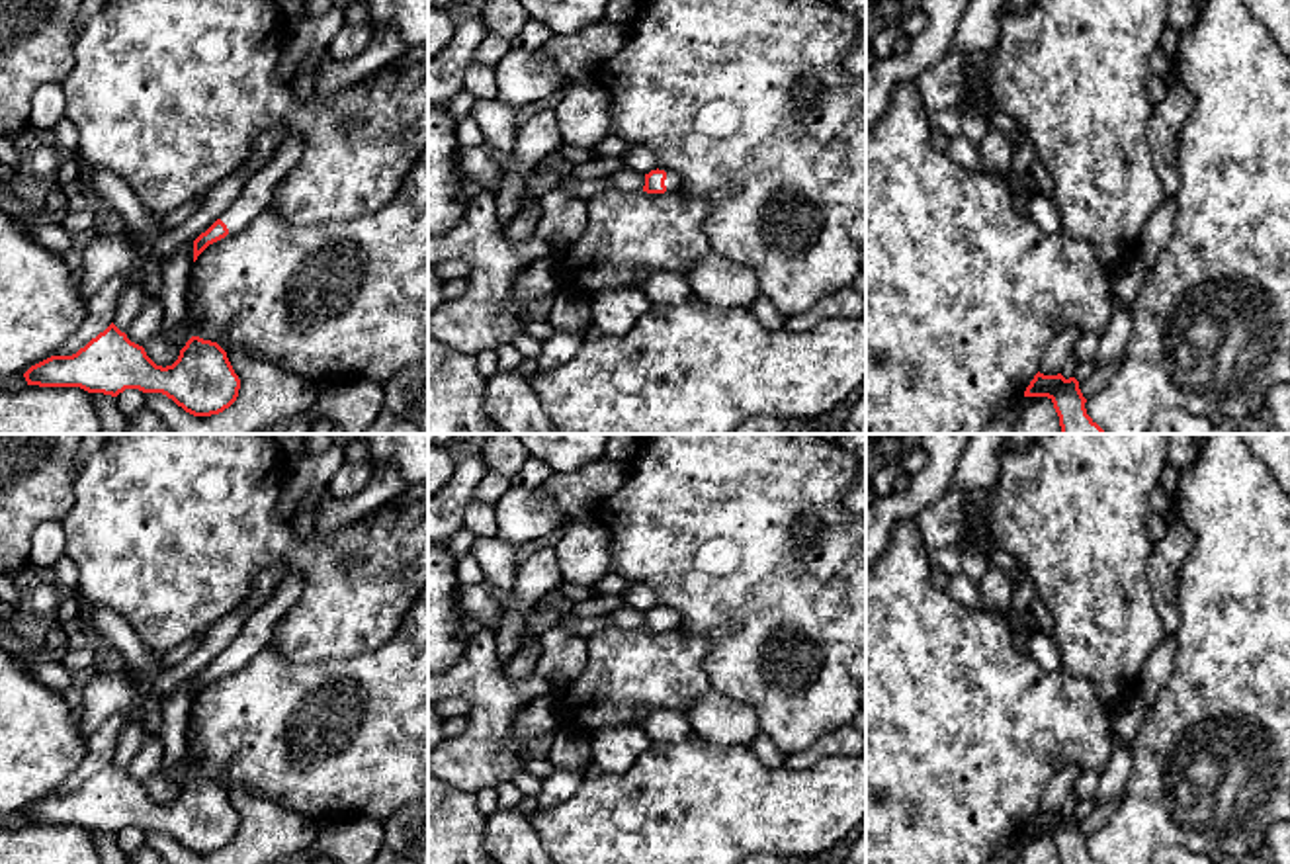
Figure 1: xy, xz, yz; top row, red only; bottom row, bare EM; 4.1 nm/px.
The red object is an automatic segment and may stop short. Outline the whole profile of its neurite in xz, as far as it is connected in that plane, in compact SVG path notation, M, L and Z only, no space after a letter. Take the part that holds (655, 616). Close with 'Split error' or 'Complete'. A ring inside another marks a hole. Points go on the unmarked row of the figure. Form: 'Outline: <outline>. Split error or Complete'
Outline: M651 608L649 612L645 612L645 624L643 629L647 631L668 631L668 629L676 629L680 624L680 618L674 610L665 610L665 608Z. Split error

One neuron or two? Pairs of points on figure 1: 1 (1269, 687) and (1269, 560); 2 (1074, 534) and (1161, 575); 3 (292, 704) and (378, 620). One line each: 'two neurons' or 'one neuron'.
1: one neuron
2: two neurons
3: two neurons

